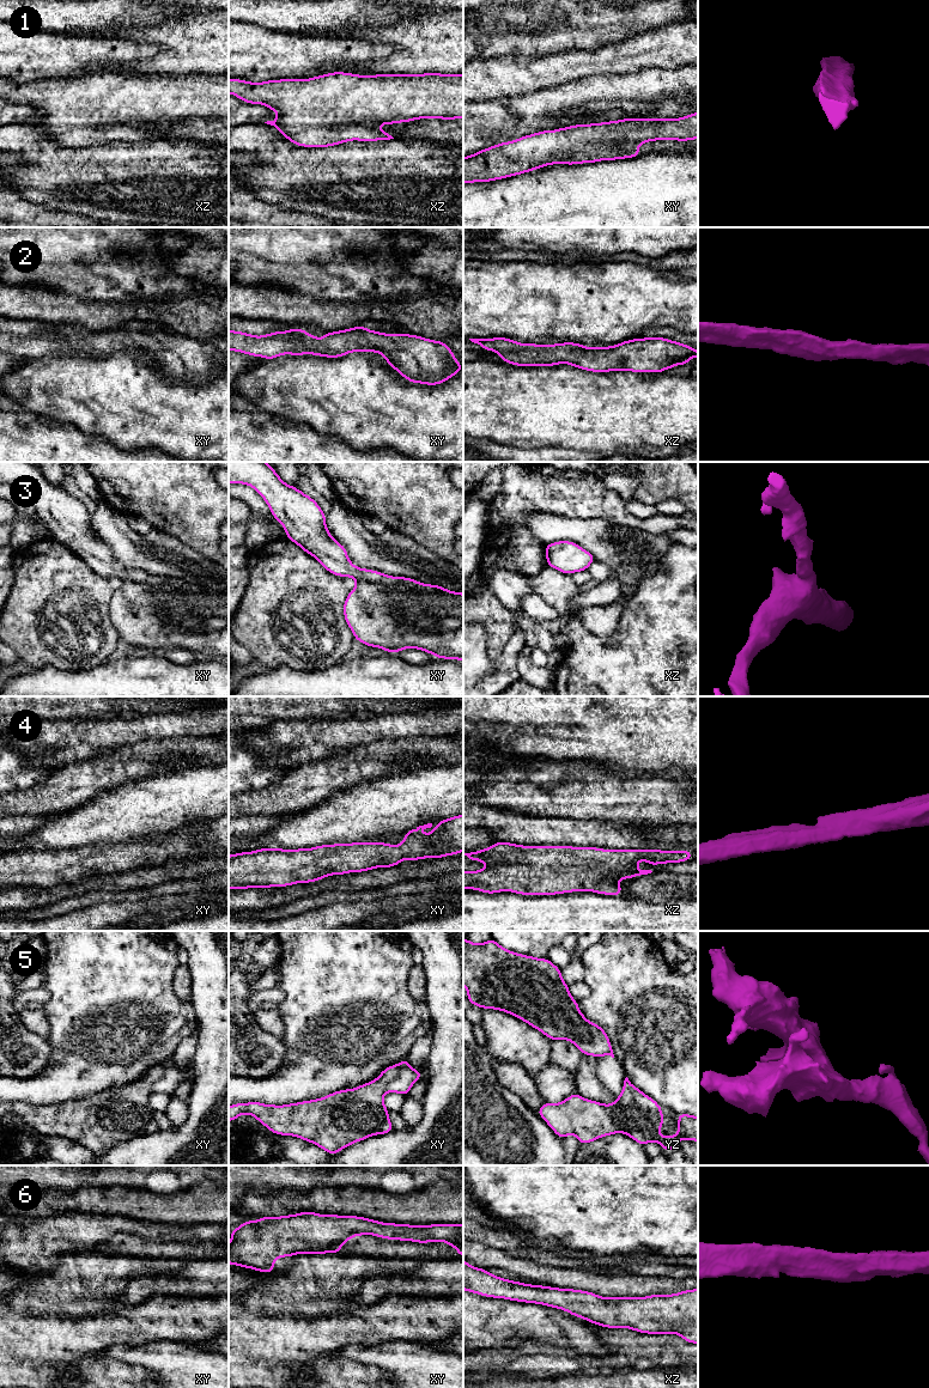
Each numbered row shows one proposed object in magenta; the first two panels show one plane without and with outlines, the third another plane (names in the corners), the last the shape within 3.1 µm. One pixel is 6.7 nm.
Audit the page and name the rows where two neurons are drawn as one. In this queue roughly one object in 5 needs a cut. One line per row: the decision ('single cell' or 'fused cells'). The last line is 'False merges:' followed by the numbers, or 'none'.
1: single cell
2: single cell
3: single cell
4: single cell
5: single cell
6: single cell
False merges: none

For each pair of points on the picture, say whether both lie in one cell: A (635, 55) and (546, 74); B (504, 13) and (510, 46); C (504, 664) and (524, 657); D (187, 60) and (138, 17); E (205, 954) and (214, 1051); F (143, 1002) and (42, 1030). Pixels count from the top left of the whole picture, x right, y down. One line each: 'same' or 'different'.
A: same
B: same
C: different
D: different
E: same
F: different

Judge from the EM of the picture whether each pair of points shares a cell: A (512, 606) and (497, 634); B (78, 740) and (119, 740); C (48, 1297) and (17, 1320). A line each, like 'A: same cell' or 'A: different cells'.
A: different cells
B: same cell
C: different cells

